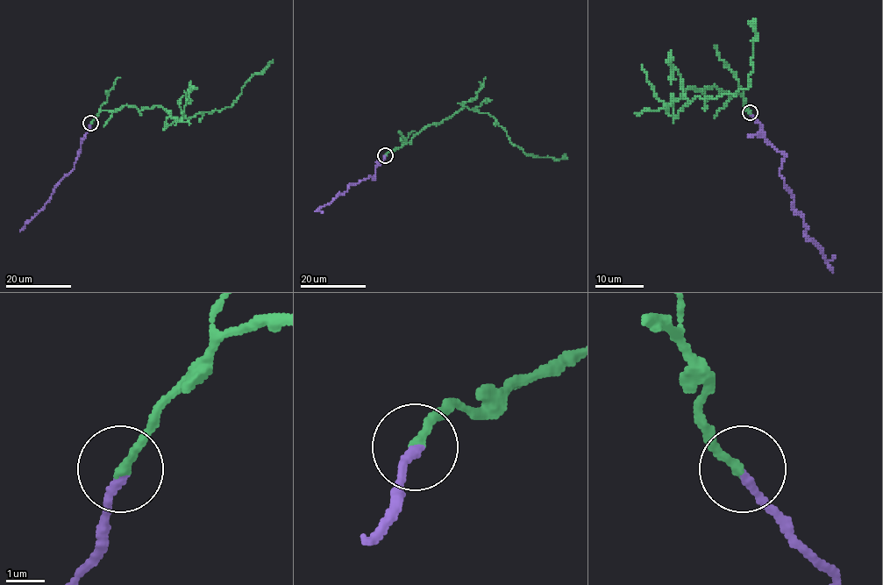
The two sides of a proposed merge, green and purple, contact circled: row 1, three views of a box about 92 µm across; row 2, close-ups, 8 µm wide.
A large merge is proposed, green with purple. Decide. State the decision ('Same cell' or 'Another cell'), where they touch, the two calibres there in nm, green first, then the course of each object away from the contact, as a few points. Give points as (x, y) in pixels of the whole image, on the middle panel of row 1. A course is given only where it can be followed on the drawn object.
Another cell. Place: (385, 155). Thickness 240 nm (green) against 220 nm. Course of green: (386, 155), (409, 143), (427, 125), (452, 117), (463, 103), (492, 116), (509, 140), (526, 154), (566, 158). Course of purple: (386, 155), (373, 178), (370, 175), (349, 184), (343, 195), (339, 193), (314, 211)

